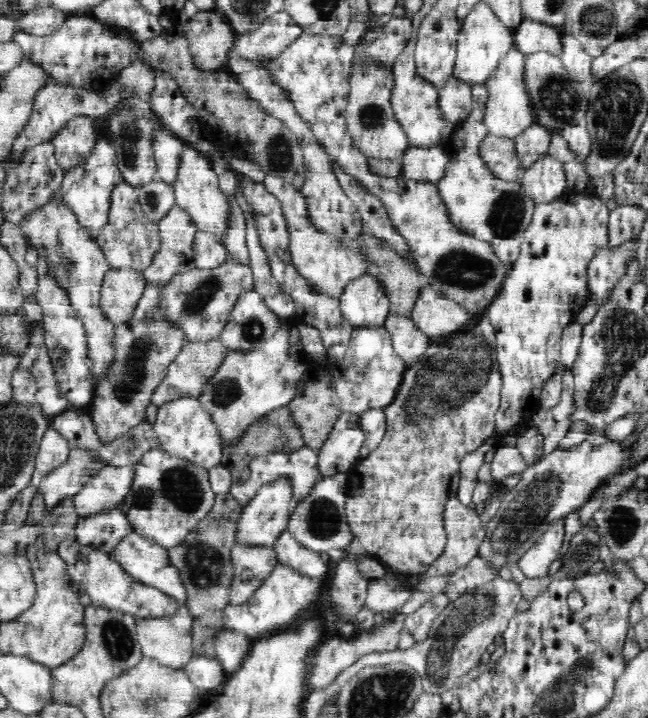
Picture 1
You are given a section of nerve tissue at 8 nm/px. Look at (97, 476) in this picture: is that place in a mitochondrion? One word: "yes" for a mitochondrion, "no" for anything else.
no

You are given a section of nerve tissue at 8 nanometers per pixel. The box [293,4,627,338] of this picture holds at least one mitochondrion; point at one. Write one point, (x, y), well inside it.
(464, 269)

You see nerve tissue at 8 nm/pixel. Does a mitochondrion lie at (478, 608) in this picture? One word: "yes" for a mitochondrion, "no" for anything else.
yes

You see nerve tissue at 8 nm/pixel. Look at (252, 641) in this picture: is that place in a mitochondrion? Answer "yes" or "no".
no

